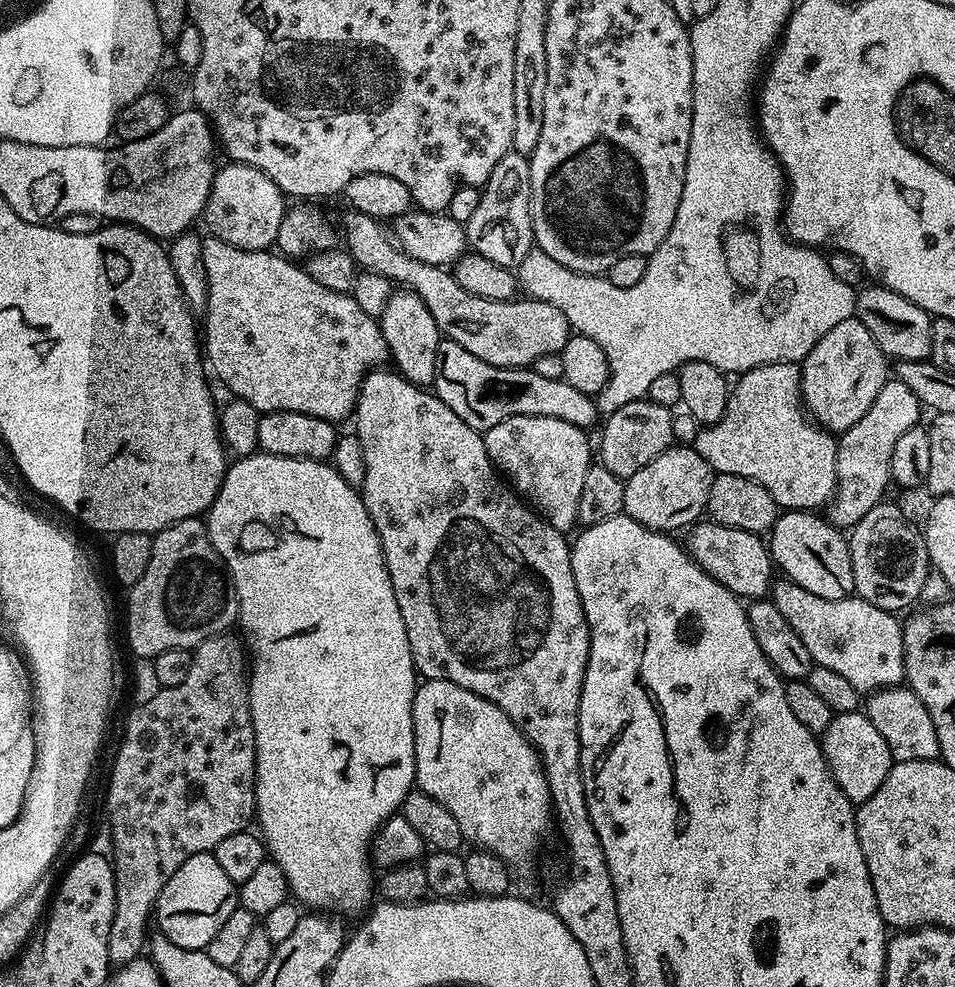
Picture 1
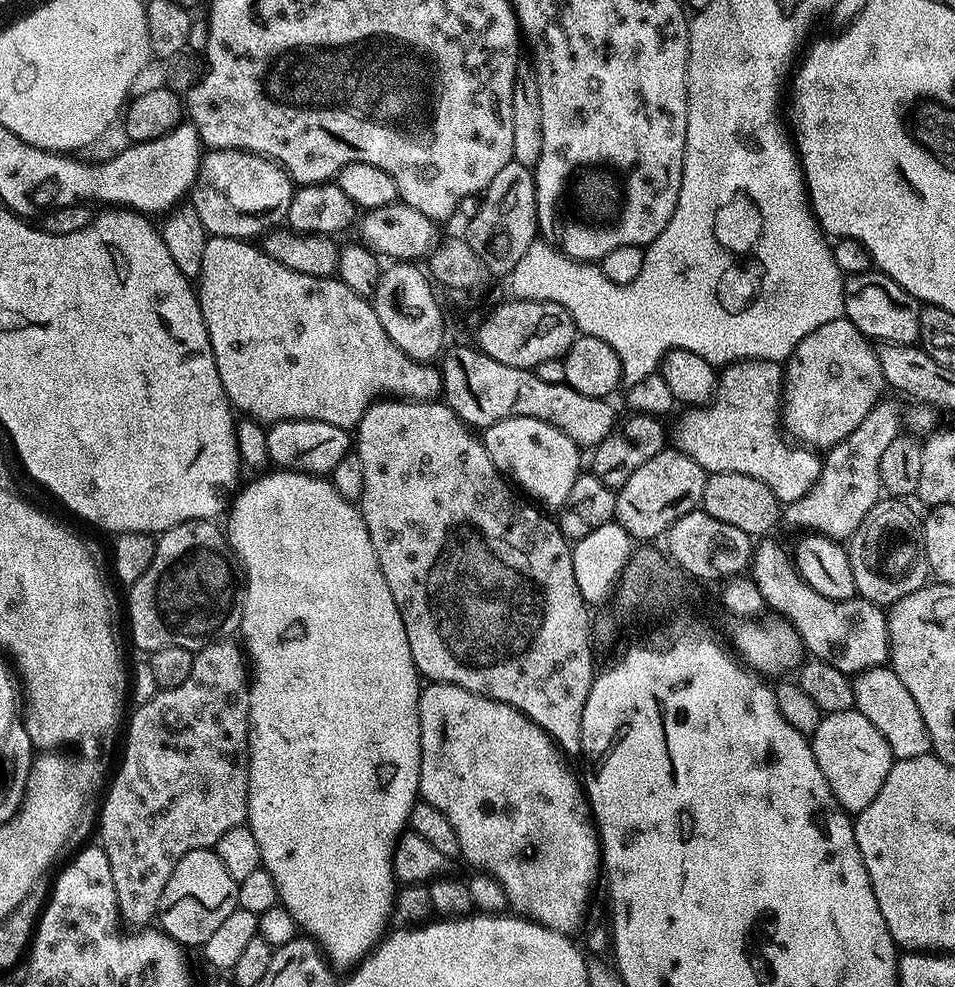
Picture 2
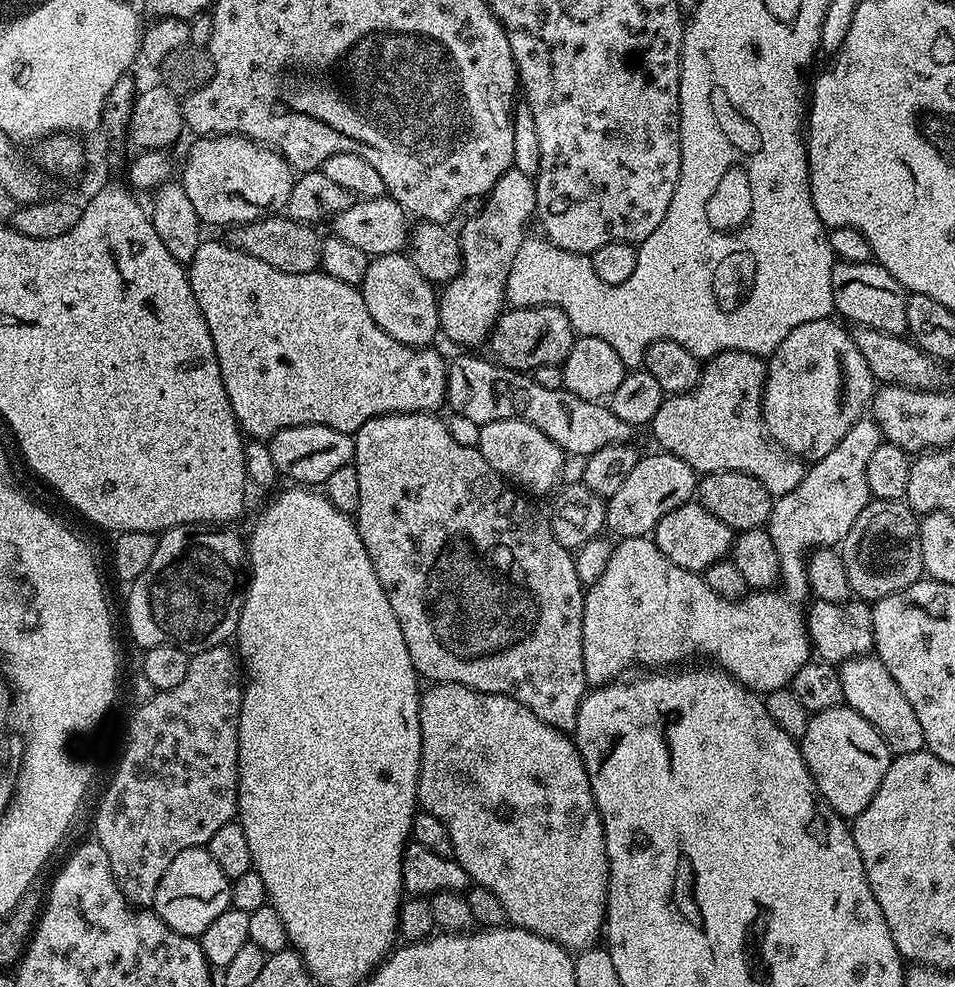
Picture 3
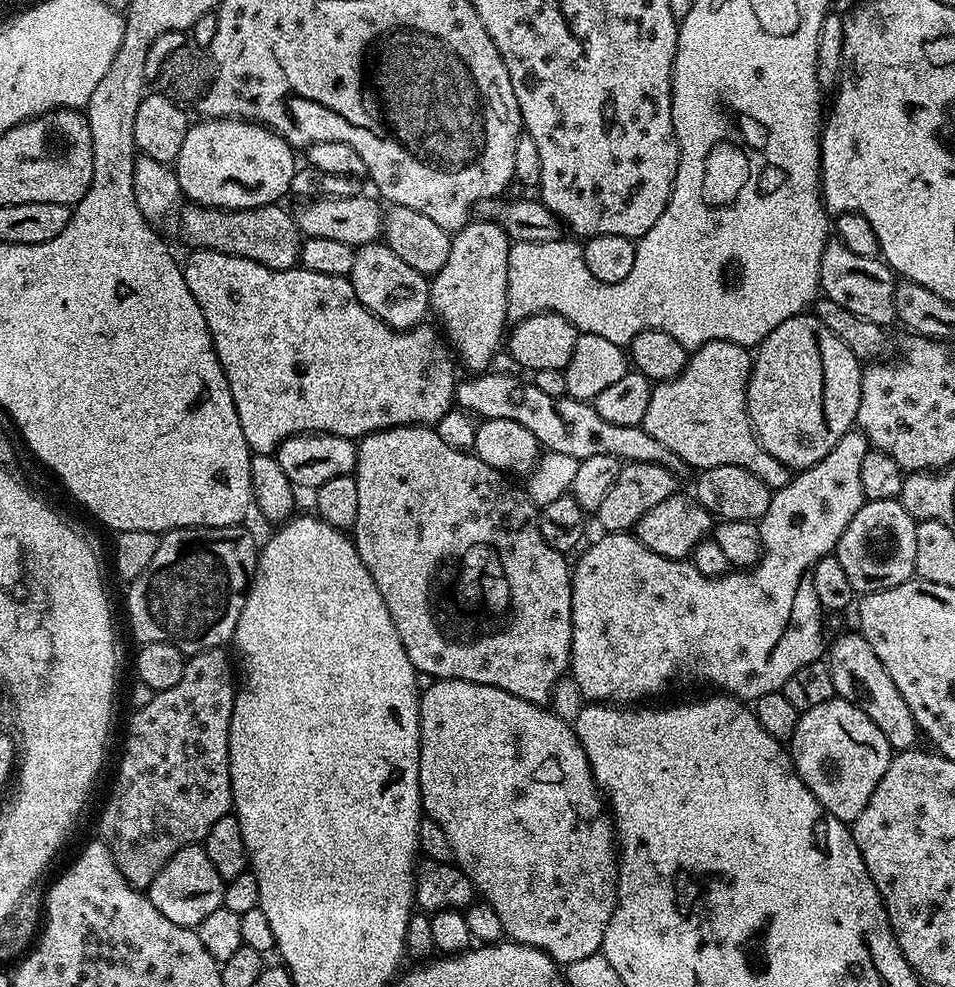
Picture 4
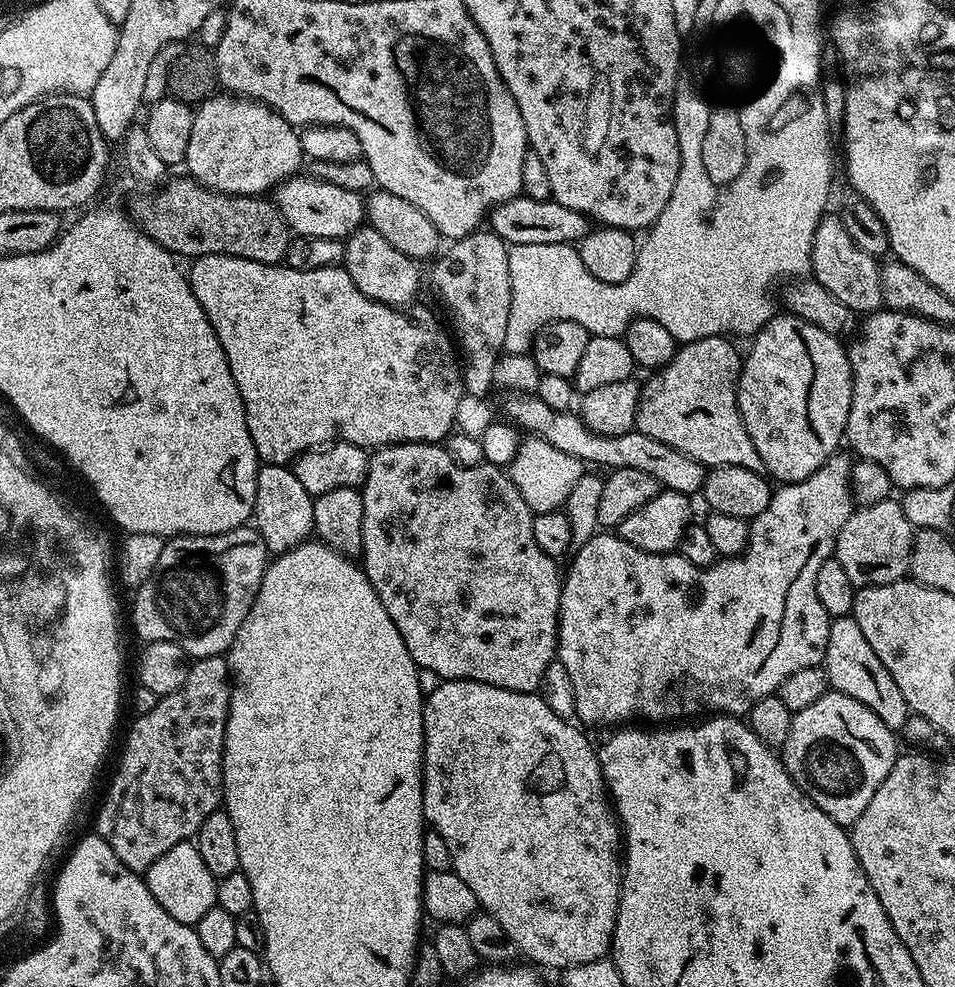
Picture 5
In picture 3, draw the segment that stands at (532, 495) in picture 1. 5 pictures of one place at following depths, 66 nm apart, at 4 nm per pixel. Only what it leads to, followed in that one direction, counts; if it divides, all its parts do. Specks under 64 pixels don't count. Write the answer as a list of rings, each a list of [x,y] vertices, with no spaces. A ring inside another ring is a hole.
[[[499,420],[479,425],[478,432],[478,447],[482,458],[486,458],[488,465],[498,475],[519,486],[525,493],[546,492],[555,484],[556,478],[559,479],[566,453],[554,441],[546,438],[538,426],[530,426],[530,422],[521,420]]]

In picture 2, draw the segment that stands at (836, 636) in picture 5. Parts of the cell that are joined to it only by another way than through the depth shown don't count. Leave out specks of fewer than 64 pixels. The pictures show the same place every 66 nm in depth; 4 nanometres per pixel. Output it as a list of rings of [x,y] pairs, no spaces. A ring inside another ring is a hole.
[[[891,667],[868,668],[865,672],[855,673],[851,683],[855,711],[863,714],[870,721],[870,726],[874,726],[874,730],[878,730],[878,734],[882,734],[882,738],[886,738],[886,746],[890,746],[892,755],[896,760],[918,758],[932,752],[932,743],[928,737],[926,722],[922,722],[922,714],[919,713],[918,706],[910,695],[910,690],[906,690],[906,686],[902,686],[898,674],[894,674]]]

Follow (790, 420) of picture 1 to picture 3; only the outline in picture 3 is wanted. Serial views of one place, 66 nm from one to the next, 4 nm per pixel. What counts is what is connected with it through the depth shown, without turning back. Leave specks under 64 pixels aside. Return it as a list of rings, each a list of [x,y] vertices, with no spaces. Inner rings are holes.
[[[730,350],[711,357],[692,391],[677,392],[662,400],[650,425],[653,438],[660,443],[657,445],[682,458],[697,474],[741,472],[758,478],[774,498],[790,494],[802,482],[806,468],[766,435],[762,415],[765,375],[765,361],[752,352]]]

